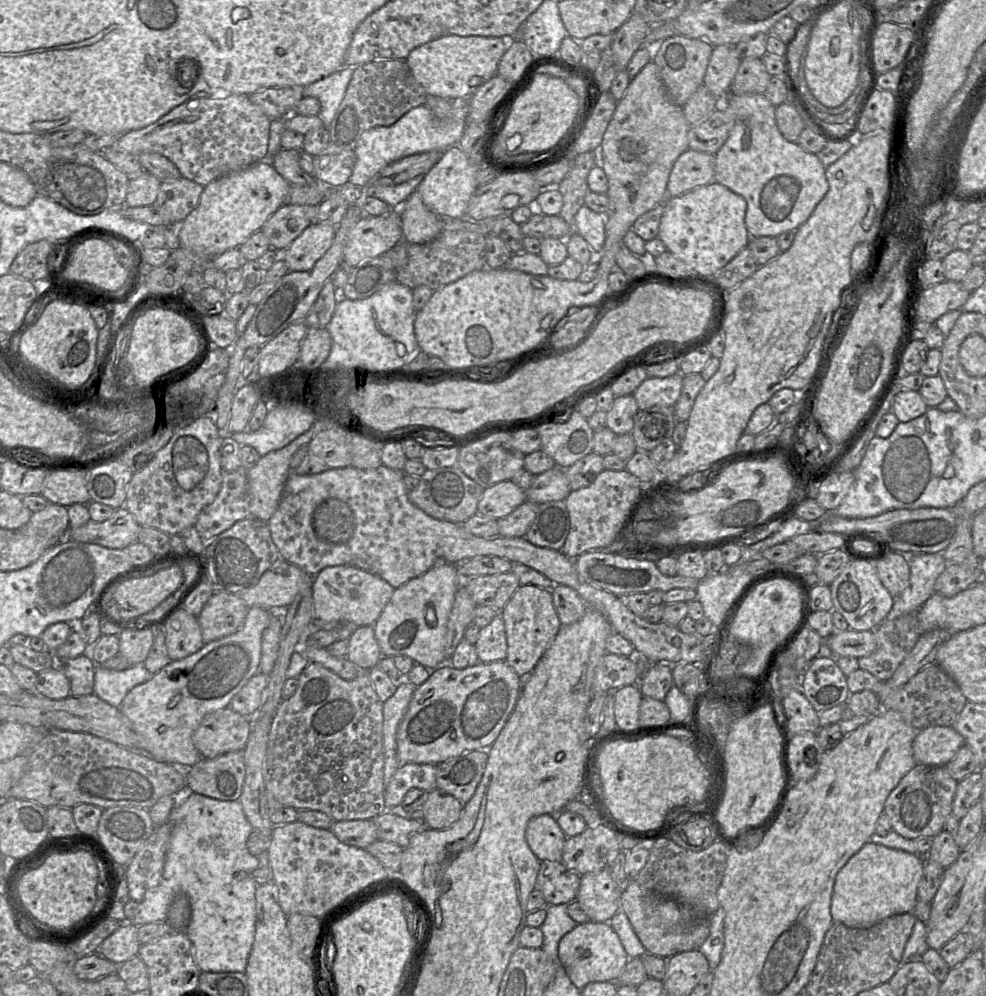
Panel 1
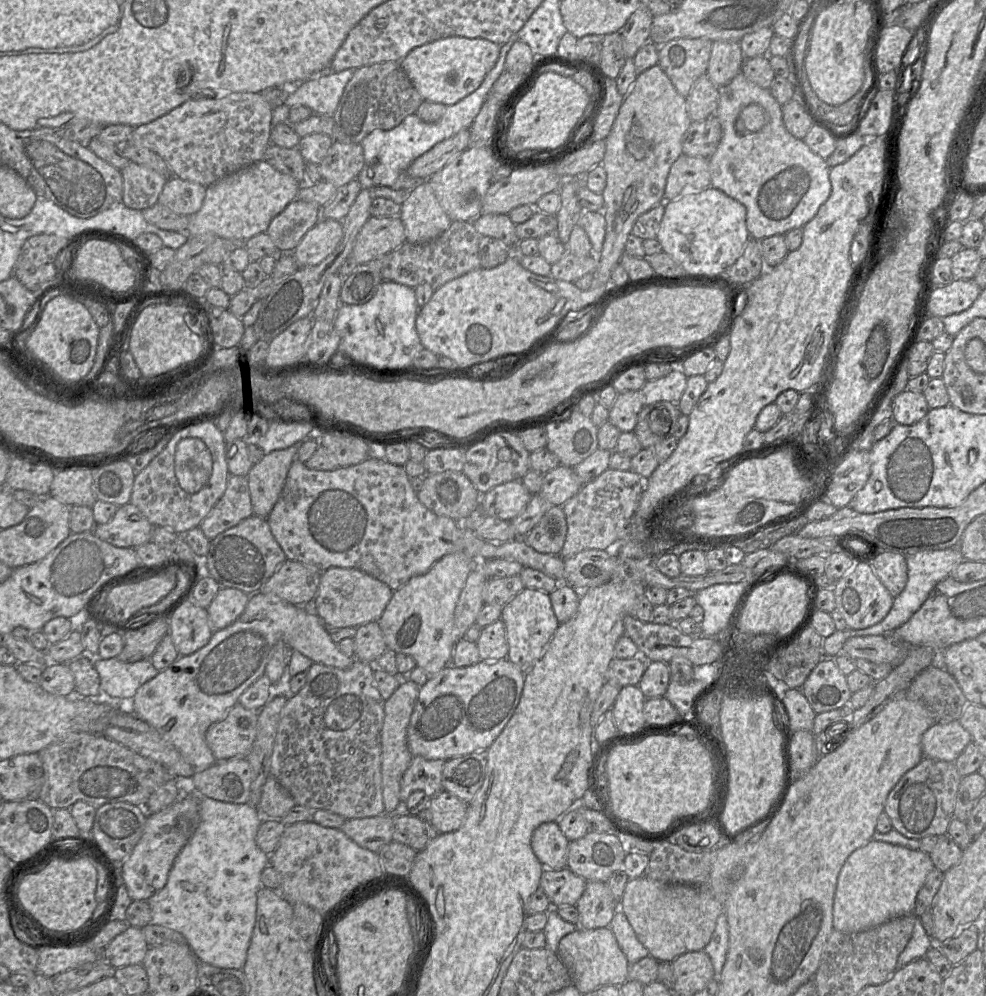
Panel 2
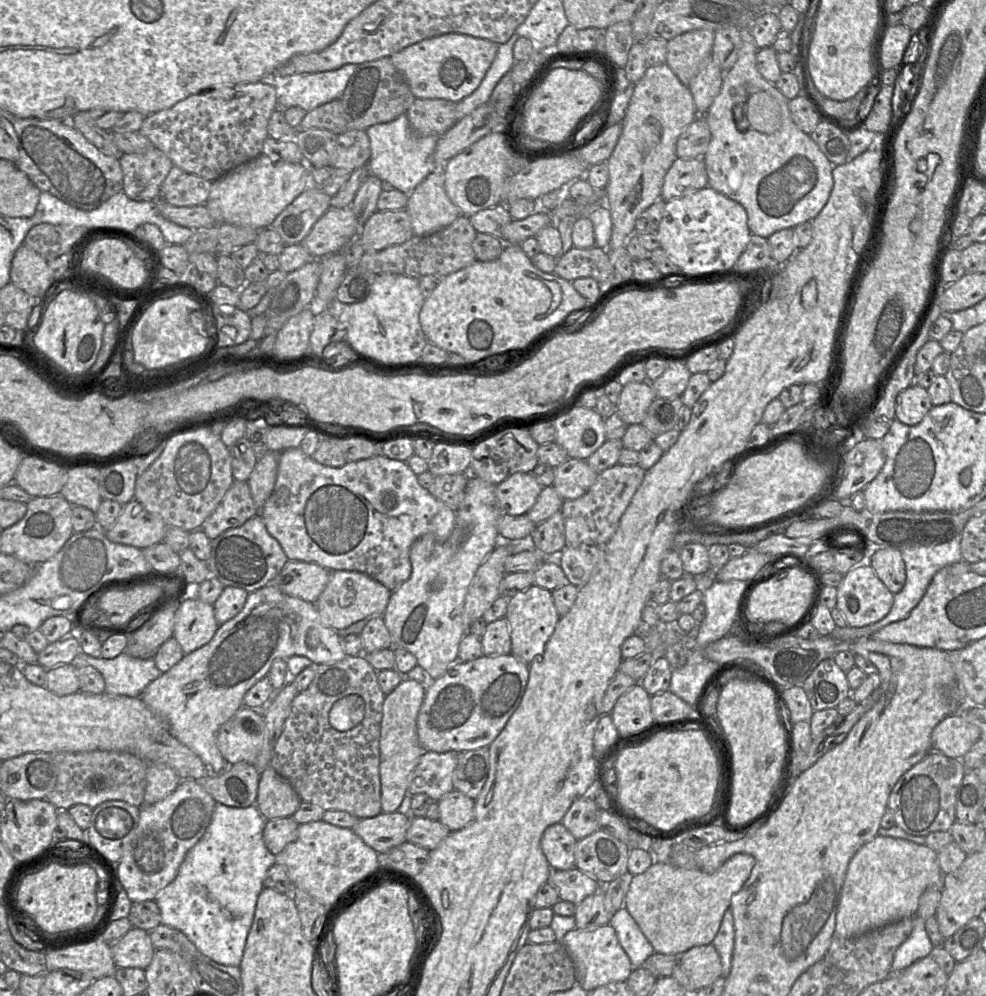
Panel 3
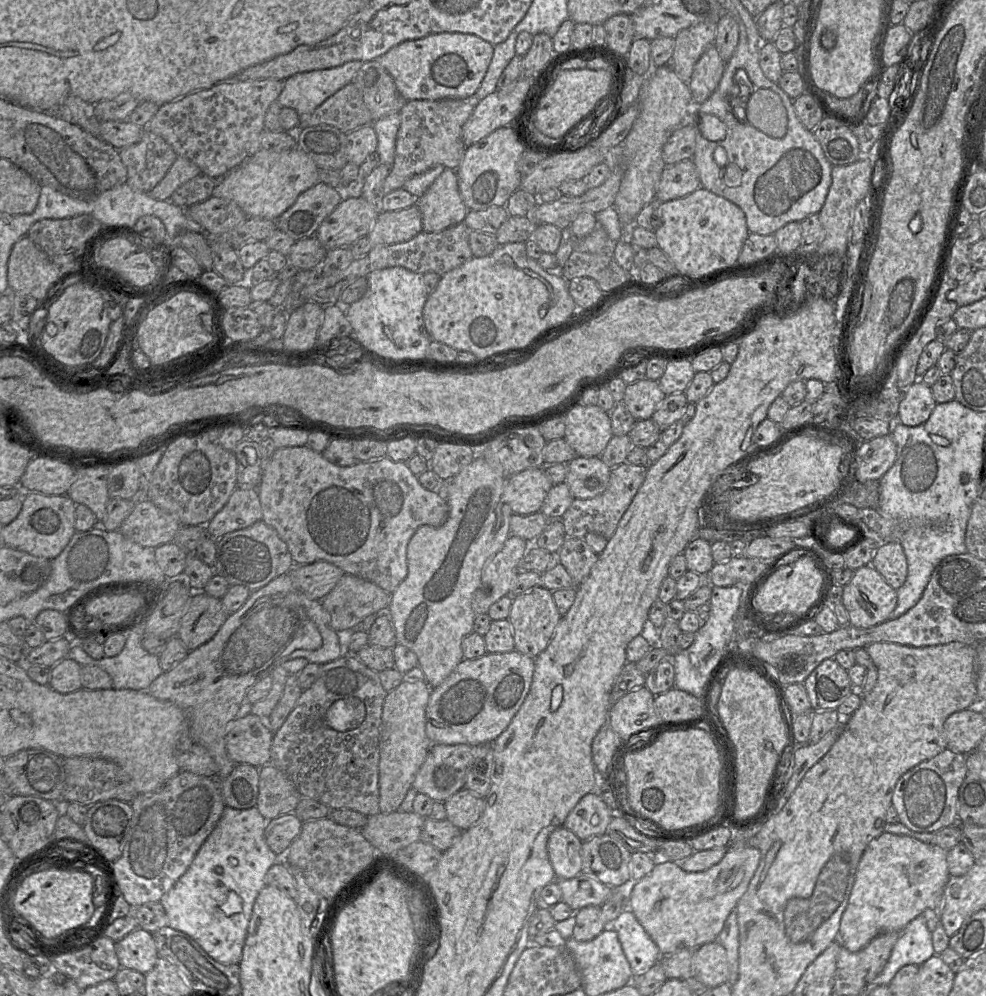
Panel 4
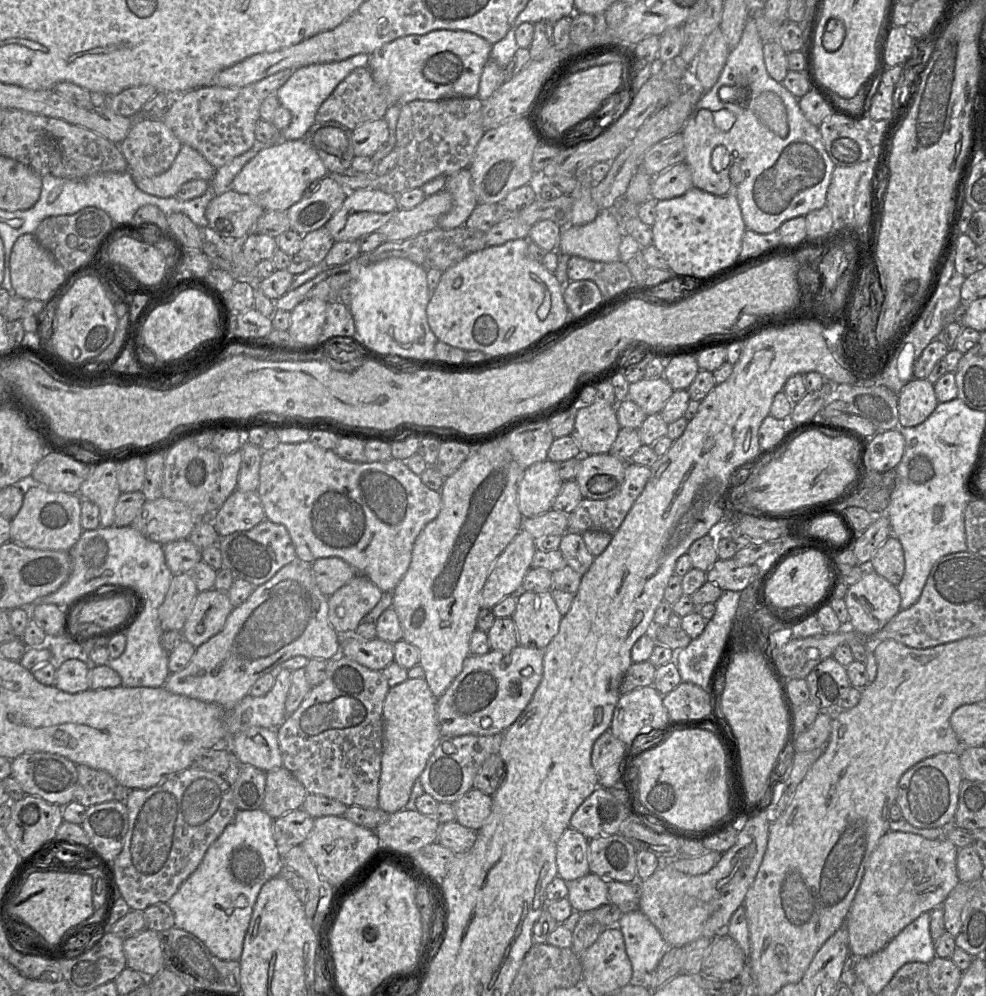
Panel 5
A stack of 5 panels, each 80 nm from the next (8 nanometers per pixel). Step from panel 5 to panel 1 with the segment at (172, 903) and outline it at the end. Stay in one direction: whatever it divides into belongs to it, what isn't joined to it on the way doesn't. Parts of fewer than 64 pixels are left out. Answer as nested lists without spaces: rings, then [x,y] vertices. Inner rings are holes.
[[[191,793],[185,800],[176,801],[169,814],[169,823],[171,824],[171,837],[166,853],[165,864],[161,881],[153,890],[149,890],[139,905],[139,912],[132,921],[125,923],[132,923],[136,926],[141,926],[156,922],[165,922],[169,907],[173,901],[173,894],[184,893],[190,902],[192,918],[188,927],[185,930],[186,935],[192,944],[192,953],[198,968],[202,972],[243,972],[245,973],[248,958],[252,950],[255,930],[256,930],[256,898],[255,893],[257,884],[252,878],[252,872],[259,866],[260,861],[257,856],[252,855],[247,849],[247,839],[251,834],[253,827],[247,820],[240,800],[226,801],[204,796],[198,793]]]

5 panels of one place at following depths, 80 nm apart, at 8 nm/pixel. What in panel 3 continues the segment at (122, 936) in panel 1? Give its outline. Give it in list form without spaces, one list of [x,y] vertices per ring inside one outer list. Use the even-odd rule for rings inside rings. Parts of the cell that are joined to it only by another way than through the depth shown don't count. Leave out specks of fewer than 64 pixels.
[[[132,928],[126,935],[111,945],[117,968],[140,968],[145,970],[156,951],[149,932]]]

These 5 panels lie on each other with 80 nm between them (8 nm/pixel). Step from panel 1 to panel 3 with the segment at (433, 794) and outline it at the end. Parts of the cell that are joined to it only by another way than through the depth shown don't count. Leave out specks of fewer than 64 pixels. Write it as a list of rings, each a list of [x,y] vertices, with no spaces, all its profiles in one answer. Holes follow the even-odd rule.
[[[460,791],[447,793],[437,803],[439,821],[451,832],[463,829],[474,820],[475,800]]]

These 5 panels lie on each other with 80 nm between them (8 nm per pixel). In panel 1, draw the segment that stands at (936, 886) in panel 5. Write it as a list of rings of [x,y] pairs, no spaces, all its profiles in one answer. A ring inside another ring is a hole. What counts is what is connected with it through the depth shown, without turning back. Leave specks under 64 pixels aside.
[[[872,842],[865,843],[838,871],[832,892],[832,922],[867,928],[886,917],[912,912],[923,874],[924,857]]]

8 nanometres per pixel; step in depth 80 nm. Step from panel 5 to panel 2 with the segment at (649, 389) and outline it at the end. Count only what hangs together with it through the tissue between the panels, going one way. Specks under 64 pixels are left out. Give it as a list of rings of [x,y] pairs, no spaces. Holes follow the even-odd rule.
[[[641,390],[618,393],[612,408],[609,410],[609,419],[621,432],[634,431],[638,414],[644,407],[644,397]]]

